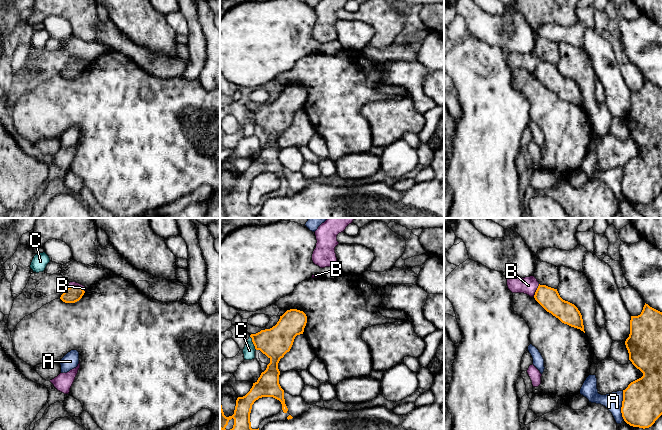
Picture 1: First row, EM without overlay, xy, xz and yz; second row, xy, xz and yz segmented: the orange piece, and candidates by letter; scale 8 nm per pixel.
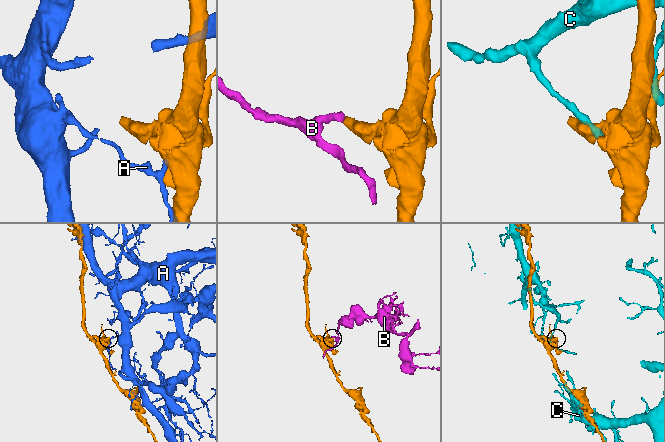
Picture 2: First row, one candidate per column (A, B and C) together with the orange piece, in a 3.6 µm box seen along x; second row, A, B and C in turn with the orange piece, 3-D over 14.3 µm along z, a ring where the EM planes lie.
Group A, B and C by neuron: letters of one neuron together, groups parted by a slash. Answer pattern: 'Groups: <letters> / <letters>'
Groups: A / B / C

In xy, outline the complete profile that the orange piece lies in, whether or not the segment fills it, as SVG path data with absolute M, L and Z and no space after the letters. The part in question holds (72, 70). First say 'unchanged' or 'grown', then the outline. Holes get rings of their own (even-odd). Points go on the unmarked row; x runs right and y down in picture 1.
unchanged | M70 62L61 71L60 75L65 79L75 79L84 71L85 67L79 62Z

